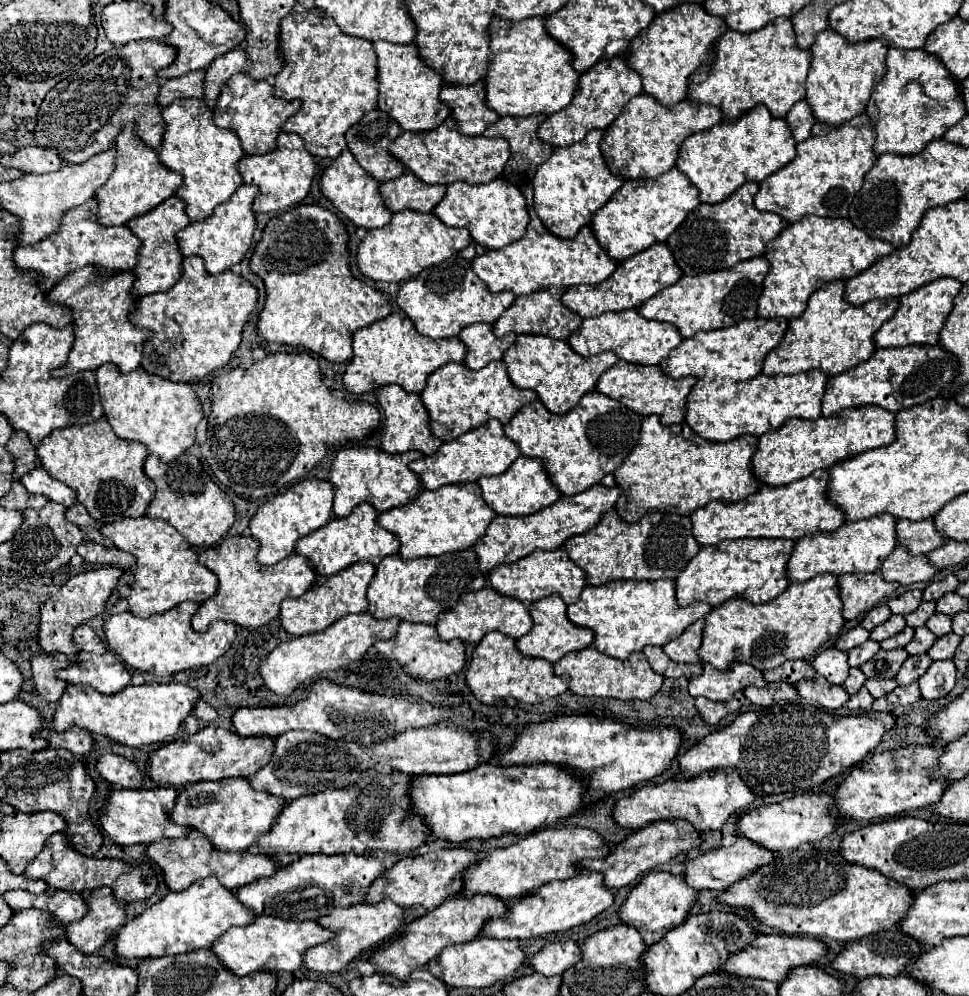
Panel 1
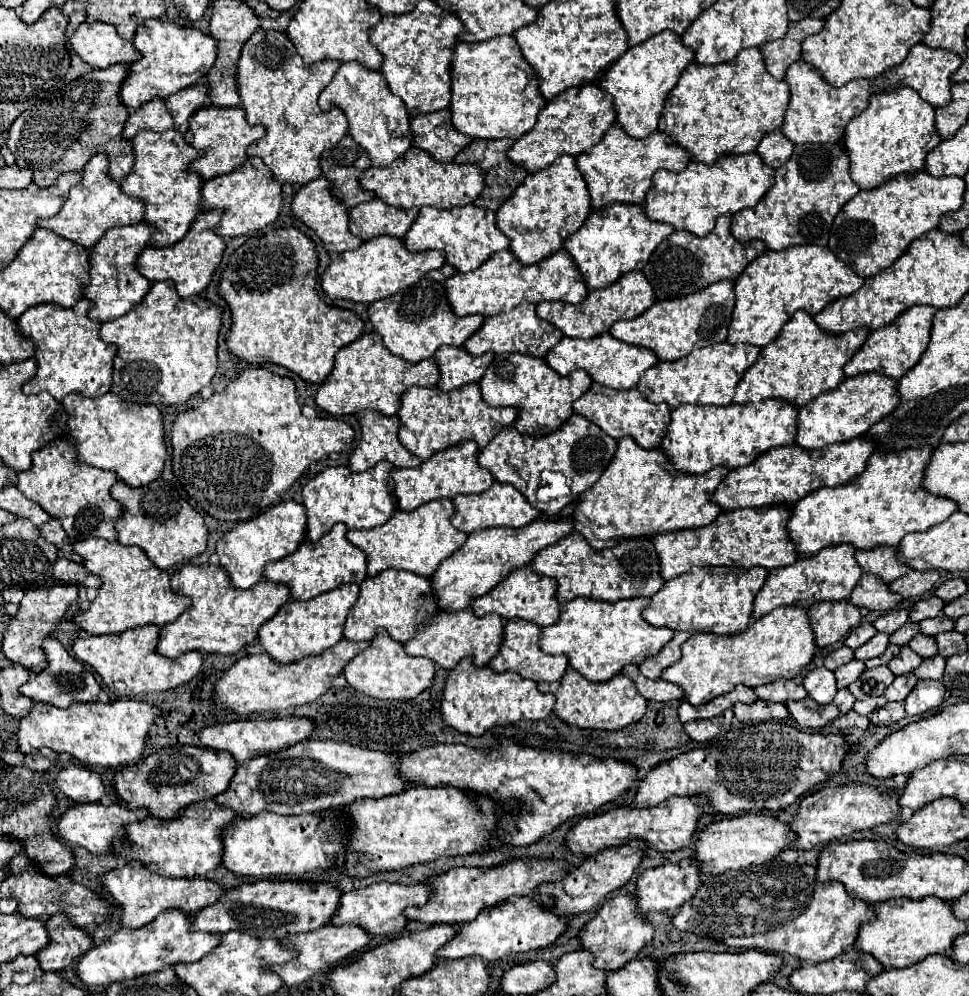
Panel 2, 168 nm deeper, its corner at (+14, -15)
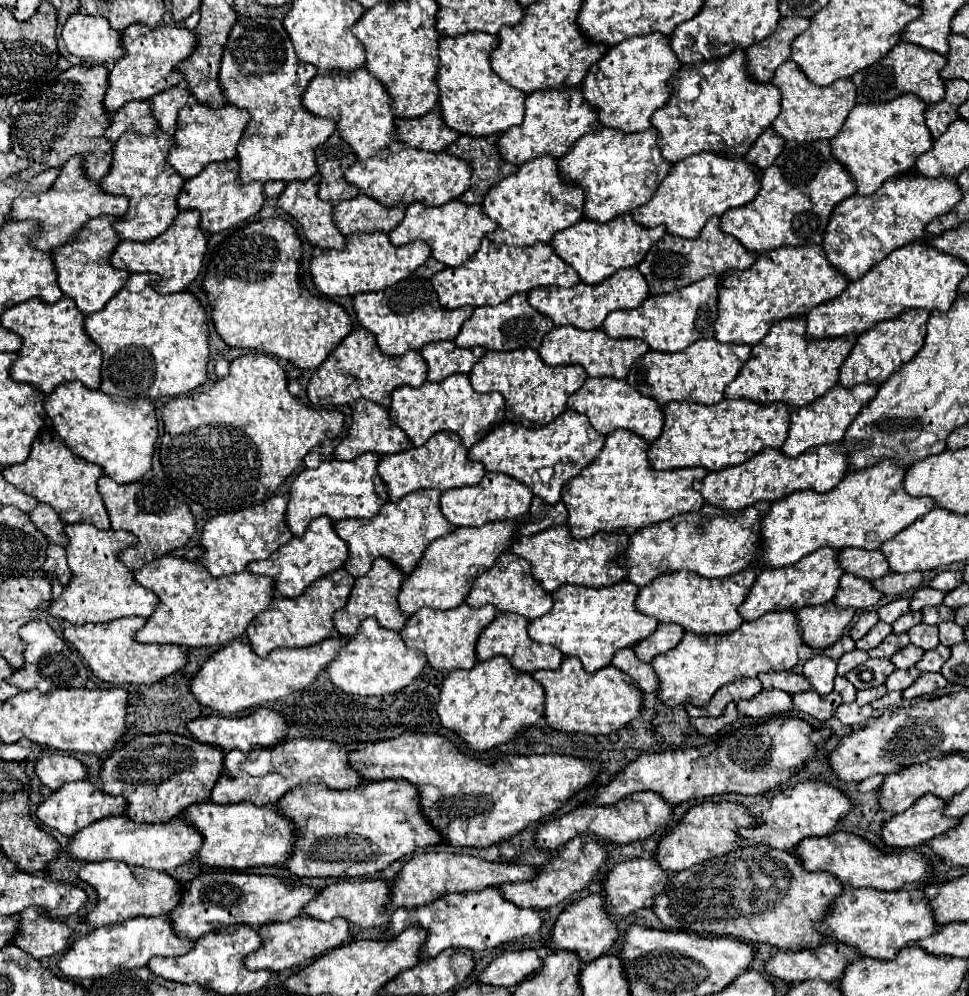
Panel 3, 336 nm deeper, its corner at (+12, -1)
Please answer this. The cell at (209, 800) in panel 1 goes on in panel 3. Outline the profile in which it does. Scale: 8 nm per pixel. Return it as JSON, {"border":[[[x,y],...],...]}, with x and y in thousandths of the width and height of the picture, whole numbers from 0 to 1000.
{"border":[[[121,818],[121,820],[98,824],[92,830],[84,832],[82,836],[73,838],[67,856],[77,864],[88,864],[88,866],[117,862],[117,864],[127,864],[135,870],[174,874],[199,862],[207,846],[209,846],[209,840],[185,820],[172,826],[158,828],[158,826],[137,826],[131,820]]]}

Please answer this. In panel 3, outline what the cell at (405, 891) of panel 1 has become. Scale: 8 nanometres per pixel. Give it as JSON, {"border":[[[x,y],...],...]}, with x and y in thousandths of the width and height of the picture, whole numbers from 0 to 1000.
{"border":[[[350,885],[344,887],[335,893],[329,895],[329,901],[321,903],[317,907],[317,913],[313,913],[319,921],[331,923],[331,925],[342,925],[346,921],[358,923],[362,929],[368,931],[393,931],[401,923],[399,913],[401,913],[401,889],[404,885]]]}

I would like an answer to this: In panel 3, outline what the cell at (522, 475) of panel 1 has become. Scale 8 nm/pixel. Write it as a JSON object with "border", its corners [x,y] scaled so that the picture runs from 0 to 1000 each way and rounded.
{"border":[[[501,475],[496,485],[455,495],[455,515],[470,529],[496,529],[511,523],[534,523],[544,517],[550,495],[521,475]]]}

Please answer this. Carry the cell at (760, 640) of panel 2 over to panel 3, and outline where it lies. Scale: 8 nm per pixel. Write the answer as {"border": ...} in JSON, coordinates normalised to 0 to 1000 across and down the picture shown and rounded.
{"border":[[[818,613],[792,615],[792,617],[783,619],[781,623],[763,628],[763,632],[759,632],[756,636],[750,636],[750,638],[721,640],[721,638],[715,638],[715,636],[707,636],[697,652],[690,652],[688,656],[682,656],[680,660],[676,660],[676,664],[672,664],[672,670],[674,670],[674,674],[678,678],[678,684],[680,684],[678,698],[686,708],[713,706],[717,710],[728,710],[734,704],[734,700],[738,698],[738,694],[744,692],[750,686],[763,684],[767,680],[781,680],[787,674],[818,672],[822,668],[822,654],[825,654],[827,648],[829,648],[829,644],[827,644],[825,630],[822,630],[822,619],[820,619]]]}

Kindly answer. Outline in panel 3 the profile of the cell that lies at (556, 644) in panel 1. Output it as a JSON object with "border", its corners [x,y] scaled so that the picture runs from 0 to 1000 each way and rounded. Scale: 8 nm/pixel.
{"border":[[[515,615],[511,619],[511,623],[507,623],[507,628],[503,628],[503,632],[498,632],[498,636],[494,638],[494,644],[490,648],[492,664],[503,664],[511,658],[519,658],[525,662],[529,672],[534,672],[538,676],[550,676],[554,672],[575,672],[579,668],[579,662],[581,662],[577,652],[548,644],[544,638],[544,628],[546,628],[546,623],[538,617]]]}

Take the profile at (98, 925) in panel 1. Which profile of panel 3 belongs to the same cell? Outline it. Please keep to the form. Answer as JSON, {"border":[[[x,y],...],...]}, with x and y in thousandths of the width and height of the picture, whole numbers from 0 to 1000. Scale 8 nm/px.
{"border":[[[32,911],[32,913],[24,913],[24,917],[13,919],[20,925],[20,937],[15,937],[15,941],[11,943],[11,949],[22,951],[26,957],[30,957],[36,963],[44,963],[44,961],[53,961],[53,959],[61,959],[69,953],[71,949],[71,941],[73,935],[69,933],[67,927],[63,925],[53,925],[51,921],[46,921],[40,913]]]}

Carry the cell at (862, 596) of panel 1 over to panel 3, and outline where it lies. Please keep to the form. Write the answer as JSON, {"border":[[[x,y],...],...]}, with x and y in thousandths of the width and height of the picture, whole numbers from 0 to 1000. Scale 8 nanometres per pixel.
{"border":[[[860,603],[822,613],[829,646],[837,652],[853,652],[860,648],[880,621],[880,611],[866,611]]]}

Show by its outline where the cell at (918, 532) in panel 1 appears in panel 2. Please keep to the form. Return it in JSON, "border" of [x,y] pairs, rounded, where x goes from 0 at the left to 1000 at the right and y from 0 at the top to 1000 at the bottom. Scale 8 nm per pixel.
{"border":[[[905,549],[905,553],[884,553],[882,559],[893,575],[903,575],[913,585],[920,585],[938,573],[936,565],[928,563],[926,549]]]}

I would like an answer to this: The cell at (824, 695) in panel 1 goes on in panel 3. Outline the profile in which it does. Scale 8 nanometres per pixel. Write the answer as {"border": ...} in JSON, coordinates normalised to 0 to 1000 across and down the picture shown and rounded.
{"border":[[[831,694],[831,696],[818,698],[818,706],[820,706],[820,712],[837,718],[839,722],[853,724],[856,720],[860,720],[862,712],[868,708],[868,700],[862,694],[851,700],[845,700],[841,694]]]}

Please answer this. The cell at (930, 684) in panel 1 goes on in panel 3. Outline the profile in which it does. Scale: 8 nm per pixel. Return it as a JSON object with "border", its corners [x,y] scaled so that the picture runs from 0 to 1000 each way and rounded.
{"border":[[[950,676],[948,682],[938,692],[932,694],[932,700],[934,702],[944,702],[944,700],[963,696],[965,692],[973,692],[973,690],[977,690],[977,686],[979,684],[971,676]]]}

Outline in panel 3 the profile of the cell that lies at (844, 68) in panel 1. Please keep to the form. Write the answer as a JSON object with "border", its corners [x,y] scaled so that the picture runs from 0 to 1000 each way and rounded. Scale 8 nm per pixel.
{"border":[[[818,61],[804,65],[796,83],[806,91],[806,113],[798,121],[796,130],[810,142],[837,144],[860,140],[868,132],[868,126],[874,119],[878,107],[882,107],[882,85],[878,79],[866,79],[856,87],[843,87],[827,73]]]}

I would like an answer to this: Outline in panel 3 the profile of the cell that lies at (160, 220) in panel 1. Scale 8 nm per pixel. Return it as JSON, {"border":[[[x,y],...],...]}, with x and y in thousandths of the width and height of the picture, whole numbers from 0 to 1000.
{"border":[[[106,216],[100,220],[94,220],[90,224],[90,228],[86,228],[82,232],[82,236],[71,242],[65,248],[59,248],[53,254],[55,266],[59,270],[59,286],[63,286],[61,290],[65,292],[67,298],[73,298],[77,302],[77,306],[82,308],[82,312],[86,316],[94,316],[106,310],[106,306],[125,292],[125,288],[129,286],[133,274],[127,270],[117,270],[112,260],[121,248],[121,244],[125,242],[121,238],[121,234],[117,232],[117,222],[121,222],[121,218],[115,216]]]}

